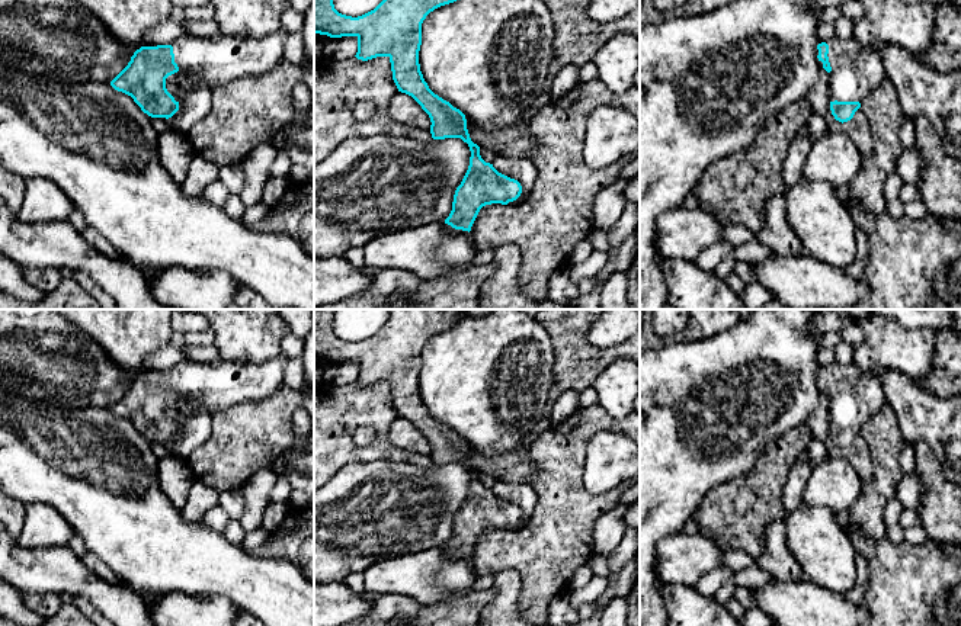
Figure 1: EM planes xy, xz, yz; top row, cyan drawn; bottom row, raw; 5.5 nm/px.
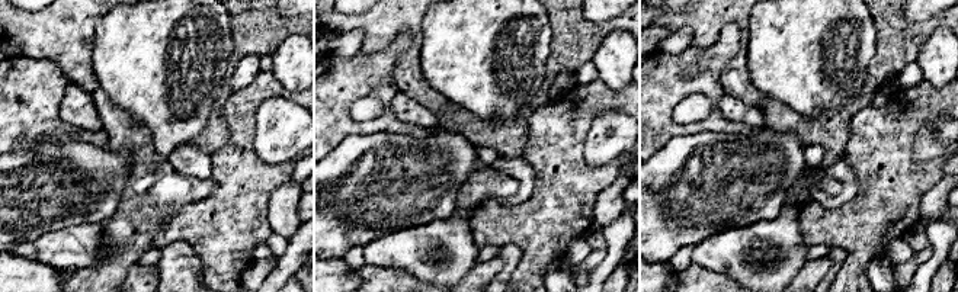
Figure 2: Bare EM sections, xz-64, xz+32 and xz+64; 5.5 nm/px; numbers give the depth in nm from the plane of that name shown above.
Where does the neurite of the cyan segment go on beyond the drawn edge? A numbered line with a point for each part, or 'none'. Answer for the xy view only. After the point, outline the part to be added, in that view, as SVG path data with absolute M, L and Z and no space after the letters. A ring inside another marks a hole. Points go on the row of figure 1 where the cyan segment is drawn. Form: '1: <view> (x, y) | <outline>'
1: xy (202, 61) | M285 31L265 38L186 33L170 44L179 71L166 78L166 89L180 103L188 87L205 86L212 92L228 81L270 71L285 60L286 36Z

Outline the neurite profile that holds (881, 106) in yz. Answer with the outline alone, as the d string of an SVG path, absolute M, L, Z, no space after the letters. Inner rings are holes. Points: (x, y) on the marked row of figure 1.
M888 77L862 99L859 109L868 119L874 151L869 157L861 155L861 167L849 184L849 198L872 215L882 215L887 214L884 183L896 173L897 158L904 150L900 142L904 115Z

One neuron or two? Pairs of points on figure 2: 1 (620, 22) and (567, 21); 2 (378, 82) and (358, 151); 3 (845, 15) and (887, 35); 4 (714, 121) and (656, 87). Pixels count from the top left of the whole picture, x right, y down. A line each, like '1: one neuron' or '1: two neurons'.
1: one neuron
2: two neurons
3: two neurons
4: one neuron

